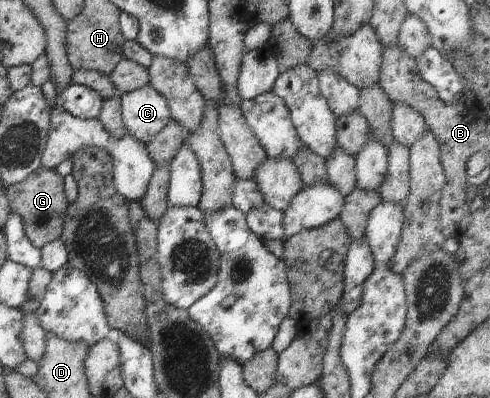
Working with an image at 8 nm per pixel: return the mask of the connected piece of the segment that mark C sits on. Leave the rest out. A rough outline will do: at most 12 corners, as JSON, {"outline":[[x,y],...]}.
{"outline":[[149,84],[121,94],[128,135],[149,143],[171,121]]}

